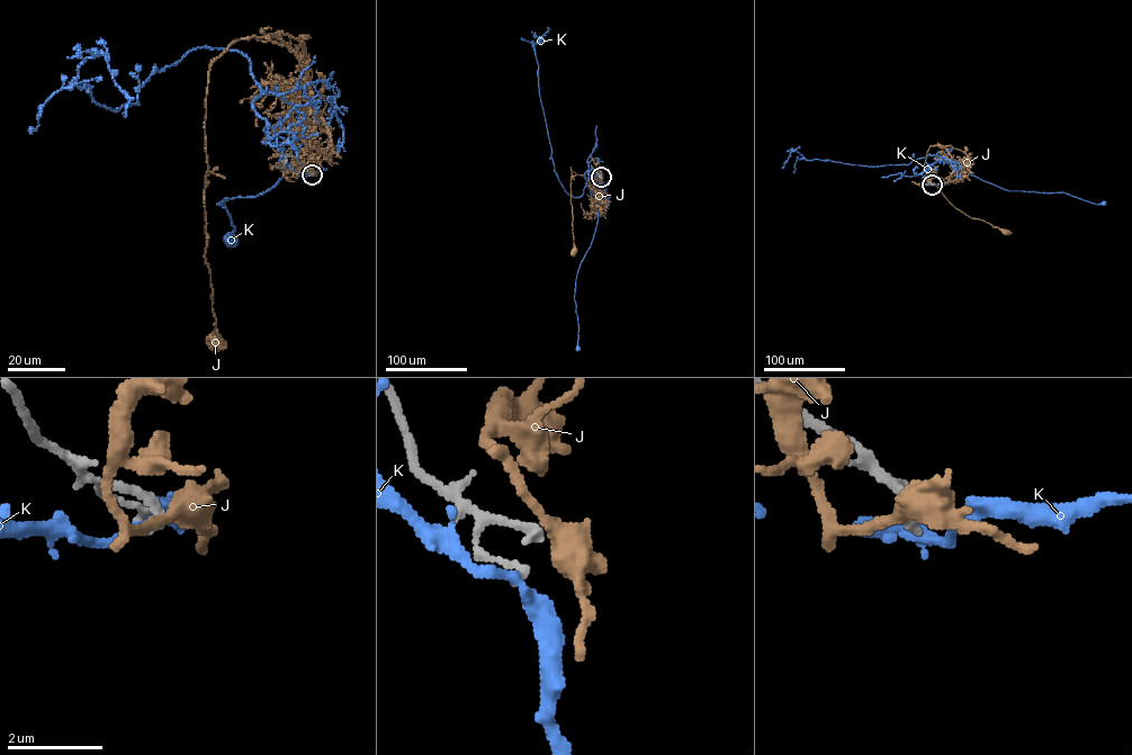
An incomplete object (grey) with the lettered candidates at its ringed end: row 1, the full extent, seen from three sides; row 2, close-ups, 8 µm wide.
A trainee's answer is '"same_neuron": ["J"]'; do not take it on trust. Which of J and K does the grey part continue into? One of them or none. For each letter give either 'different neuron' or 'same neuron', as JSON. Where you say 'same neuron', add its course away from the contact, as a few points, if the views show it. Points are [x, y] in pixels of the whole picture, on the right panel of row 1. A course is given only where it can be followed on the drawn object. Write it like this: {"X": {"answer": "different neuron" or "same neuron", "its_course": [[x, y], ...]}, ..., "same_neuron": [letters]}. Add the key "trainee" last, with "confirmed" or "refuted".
{"J": {"answer": "different neuron"}, "K": {"answer": "different neuron"}, "same_neuron": [], "trainee": "refuted"}

